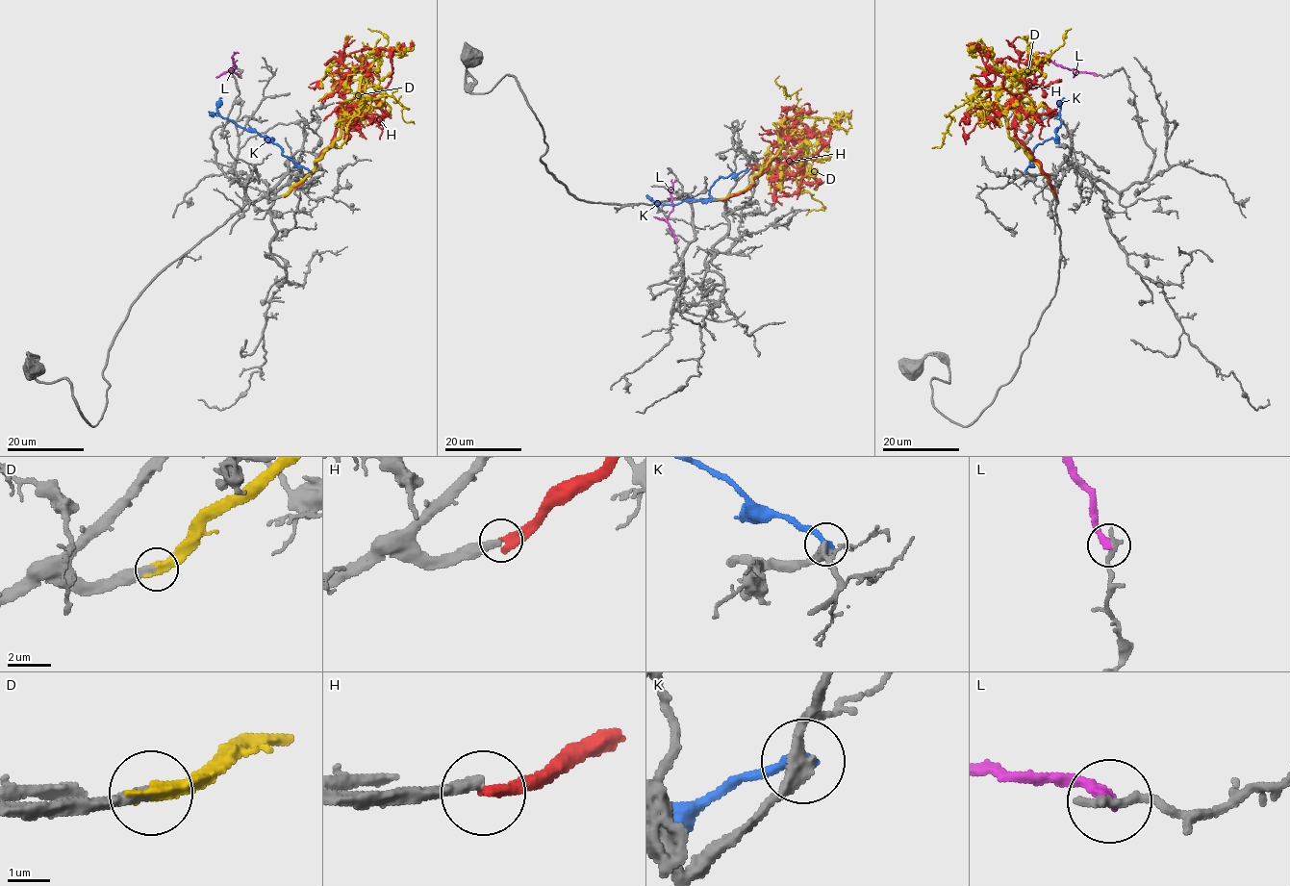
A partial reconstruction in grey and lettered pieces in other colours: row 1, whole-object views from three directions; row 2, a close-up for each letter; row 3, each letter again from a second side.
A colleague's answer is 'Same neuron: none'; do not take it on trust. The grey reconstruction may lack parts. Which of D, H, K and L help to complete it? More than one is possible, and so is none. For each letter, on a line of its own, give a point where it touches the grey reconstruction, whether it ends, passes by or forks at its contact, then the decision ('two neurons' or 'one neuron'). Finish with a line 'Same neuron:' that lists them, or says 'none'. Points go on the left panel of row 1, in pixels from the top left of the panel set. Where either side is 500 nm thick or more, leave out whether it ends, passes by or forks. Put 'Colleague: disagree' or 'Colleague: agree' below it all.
D: contact (284, 195); it ends; one neuron
H: contact (284, 194); it ends; two neurons
K: contact (310, 171); it ends; two neurons
L: contact (239, 75); it ends; two neurons
Same neuron: D
Colleague: disagree

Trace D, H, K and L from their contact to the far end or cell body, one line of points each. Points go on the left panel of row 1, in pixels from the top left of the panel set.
D: (284, 195), (341, 136), (341, 120), (358, 99), (362, 76), (359, 66), (388, 43), (378, 31), (367, 28)
H: (284, 195), (312, 171), (330, 145), (338, 117), (365, 97), (365, 70), (347, 68), (335, 58), (325, 65)
K: (310, 171), (285, 157), (273, 139), (267, 140), (223, 118), (217, 110), (217, 102), (221, 98)
L: (239, 75), (229, 71), (235, 67), (232, 57), (238, 53)

